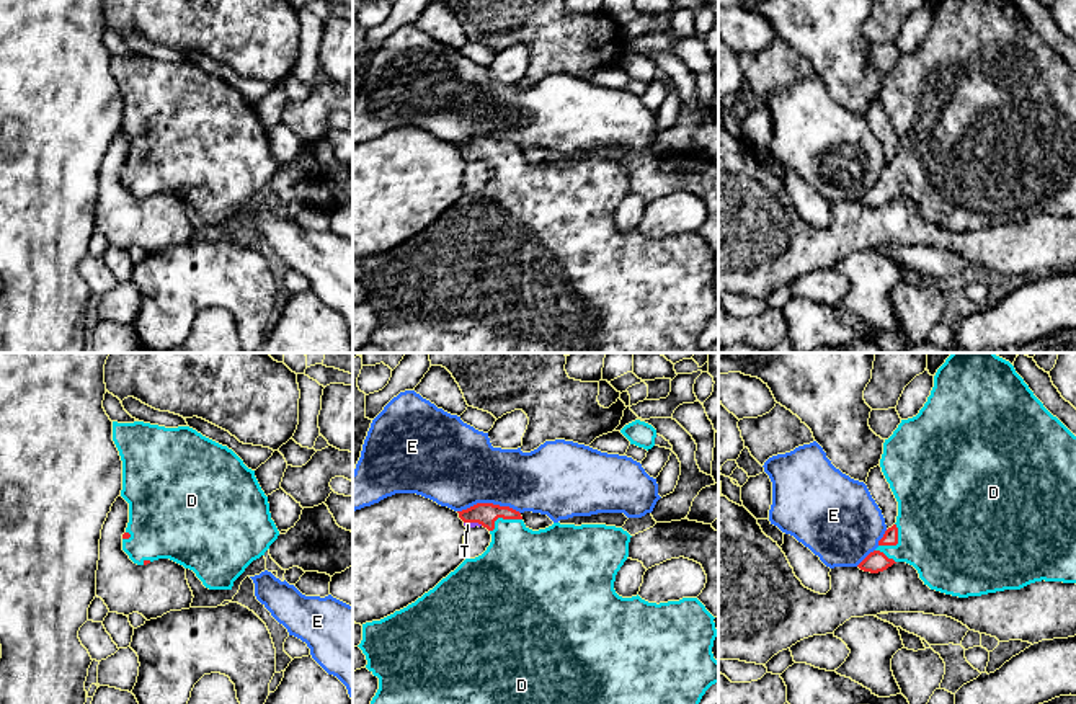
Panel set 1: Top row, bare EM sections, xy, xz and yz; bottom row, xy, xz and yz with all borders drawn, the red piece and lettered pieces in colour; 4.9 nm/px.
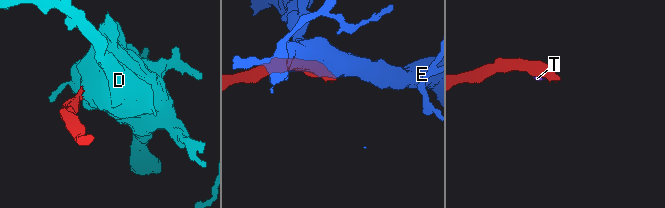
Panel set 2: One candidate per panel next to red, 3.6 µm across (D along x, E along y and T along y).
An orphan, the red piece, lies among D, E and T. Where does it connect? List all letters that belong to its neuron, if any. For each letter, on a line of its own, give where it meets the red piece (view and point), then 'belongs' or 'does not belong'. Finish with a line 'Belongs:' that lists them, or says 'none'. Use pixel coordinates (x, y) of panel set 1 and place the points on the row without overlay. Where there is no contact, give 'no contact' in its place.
D: xz (503, 152) | belongs
E: xz (489, 138) | does not belong
T: xz (474, 155) | belongs
Belongs: D, T

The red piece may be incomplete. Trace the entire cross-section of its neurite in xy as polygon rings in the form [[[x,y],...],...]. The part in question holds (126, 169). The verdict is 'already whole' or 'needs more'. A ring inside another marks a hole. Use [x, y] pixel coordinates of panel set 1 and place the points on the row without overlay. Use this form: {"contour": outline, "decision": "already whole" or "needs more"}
{"contour": [[[113,56],[122,95],[121,131],[129,137],[122,185],[137,199],[170,193],[189,203],[209,224],[232,224],[245,203],[269,183],[279,165],[255,105],[227,80],[189,60]]], "decision": "needs more"}

